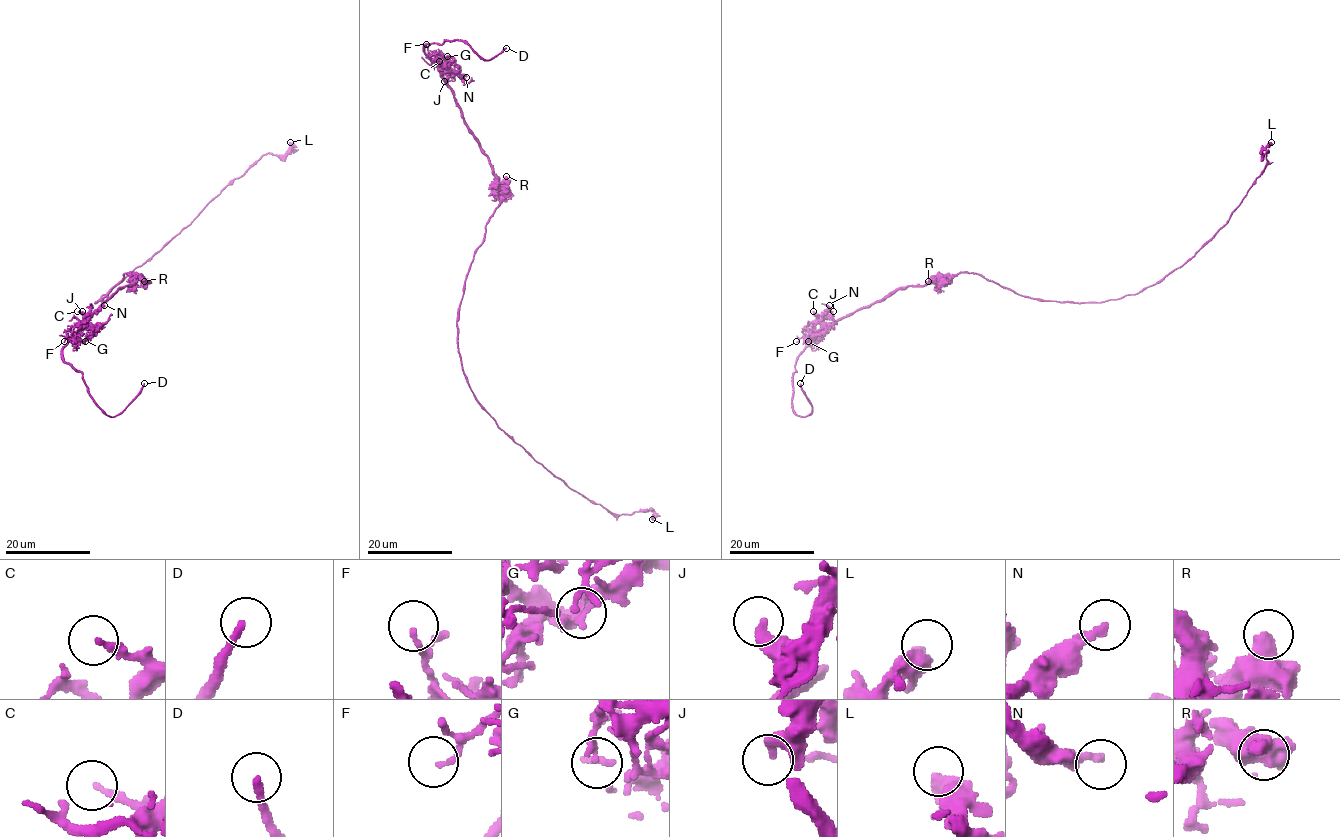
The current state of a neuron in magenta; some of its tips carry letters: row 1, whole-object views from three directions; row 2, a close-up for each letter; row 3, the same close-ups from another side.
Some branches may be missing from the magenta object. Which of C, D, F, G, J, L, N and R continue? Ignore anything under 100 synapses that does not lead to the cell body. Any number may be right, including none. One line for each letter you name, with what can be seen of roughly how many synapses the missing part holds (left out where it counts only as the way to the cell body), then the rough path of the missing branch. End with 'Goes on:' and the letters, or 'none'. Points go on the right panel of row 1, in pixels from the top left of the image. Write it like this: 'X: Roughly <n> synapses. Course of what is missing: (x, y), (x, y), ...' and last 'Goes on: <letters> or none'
D: Course of what is missing: (800, 383), (797, 358), (788, 337), (798, 303)
Goes on: D

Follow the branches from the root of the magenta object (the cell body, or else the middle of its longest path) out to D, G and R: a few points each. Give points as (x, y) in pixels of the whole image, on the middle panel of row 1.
D: (470, 264), (499, 203), (497, 177), (425, 46), (462, 39), (485, 60), (506, 48)
G: (470, 264), (483, 240), (486, 222), (499, 203), (497, 177), (441, 71), (449, 61), (447, 56)
R: (470, 264), (483, 240), (486, 222), (500, 202), (500, 183), (506, 176)

